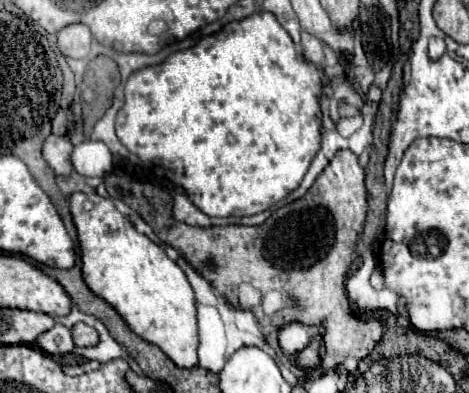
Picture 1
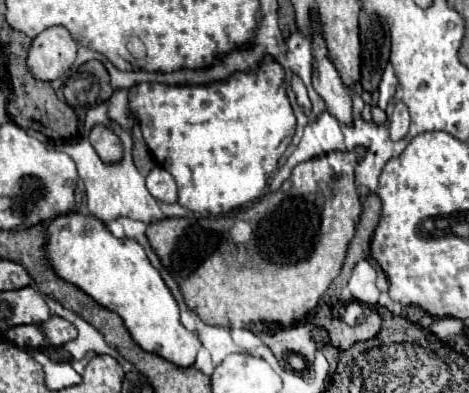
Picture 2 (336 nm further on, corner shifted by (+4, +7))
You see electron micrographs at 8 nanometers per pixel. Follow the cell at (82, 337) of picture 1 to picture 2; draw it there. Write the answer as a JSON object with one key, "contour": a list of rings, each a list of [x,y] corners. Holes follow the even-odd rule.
{"contour":[[[50,316],[50,320],[46,320],[42,324],[42,330],[44,330],[48,342],[54,346],[62,346],[62,344],[76,338],[76,328],[60,316]]]}

